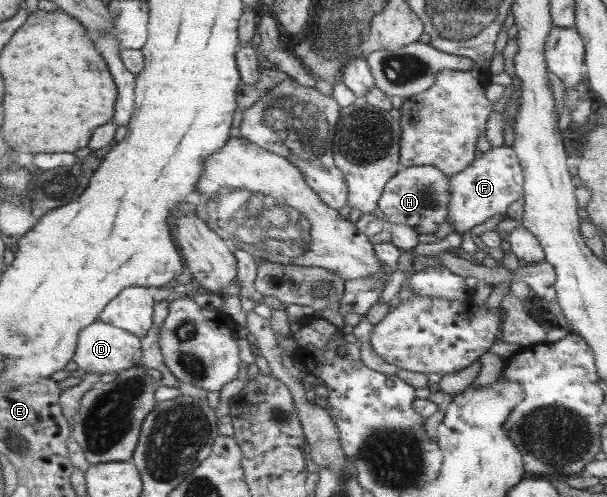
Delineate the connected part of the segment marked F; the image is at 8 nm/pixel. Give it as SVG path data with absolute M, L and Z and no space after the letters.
M492 147L471 167L452 177L453 198L449 207L449 221L460 235L470 232L473 227L496 217L506 216L506 209L525 197L525 172L517 151L513 147Z

